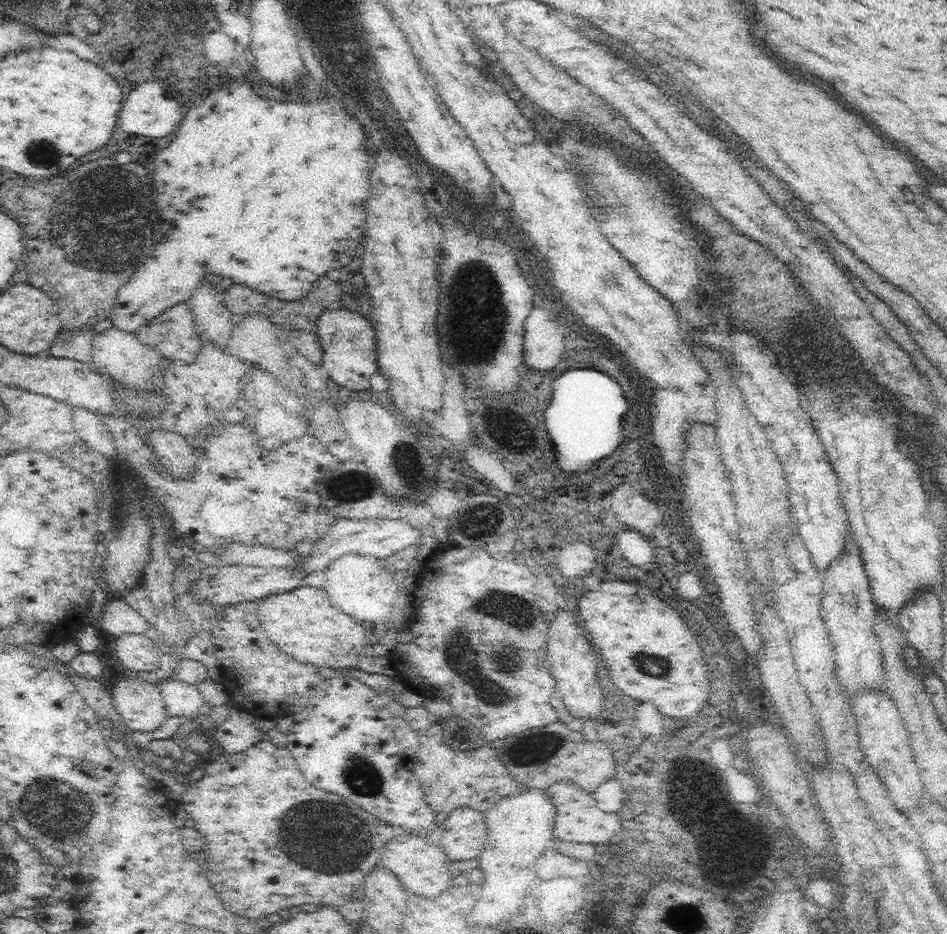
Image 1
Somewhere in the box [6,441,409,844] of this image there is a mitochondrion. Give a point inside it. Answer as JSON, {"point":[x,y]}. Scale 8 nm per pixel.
{"point":[55,809]}

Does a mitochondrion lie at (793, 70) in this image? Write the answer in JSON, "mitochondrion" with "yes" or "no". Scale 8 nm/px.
{"mitochondrion":"no"}

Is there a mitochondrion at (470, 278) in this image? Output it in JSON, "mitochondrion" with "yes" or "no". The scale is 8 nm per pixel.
{"mitochondrion":"yes"}

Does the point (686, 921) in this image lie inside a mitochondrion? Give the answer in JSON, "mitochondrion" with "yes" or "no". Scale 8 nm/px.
{"mitochondrion":"no"}

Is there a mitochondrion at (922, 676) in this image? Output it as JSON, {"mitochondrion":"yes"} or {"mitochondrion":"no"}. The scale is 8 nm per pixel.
{"mitochondrion":"no"}

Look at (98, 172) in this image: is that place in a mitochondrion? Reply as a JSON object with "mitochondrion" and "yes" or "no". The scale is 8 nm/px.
{"mitochondrion":"yes"}

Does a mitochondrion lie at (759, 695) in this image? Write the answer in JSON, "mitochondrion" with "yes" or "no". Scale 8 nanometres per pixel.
{"mitochondrion":"no"}

